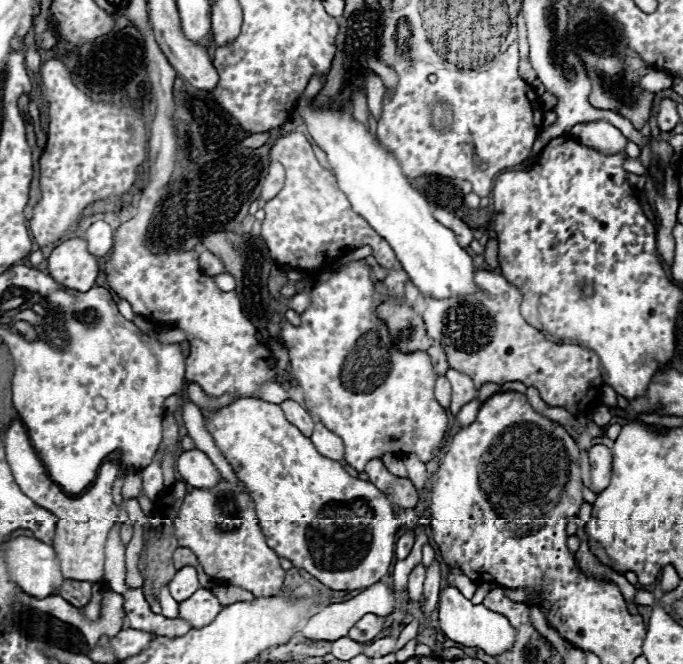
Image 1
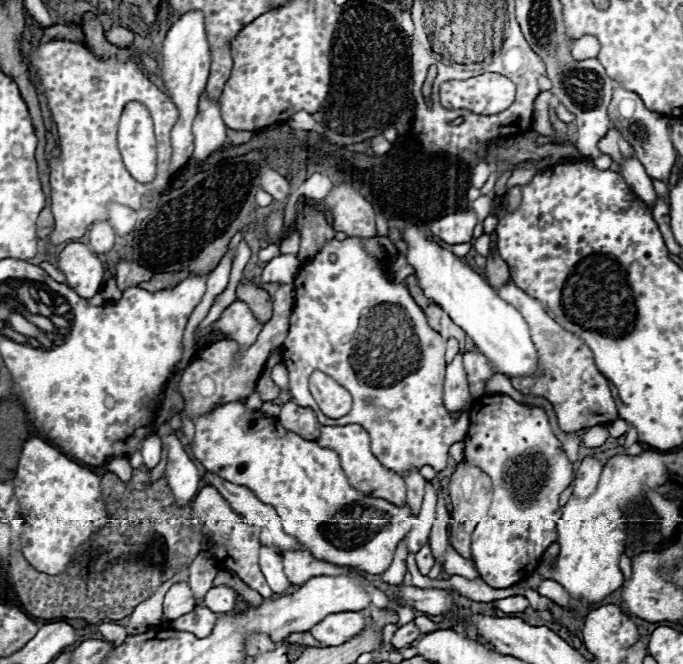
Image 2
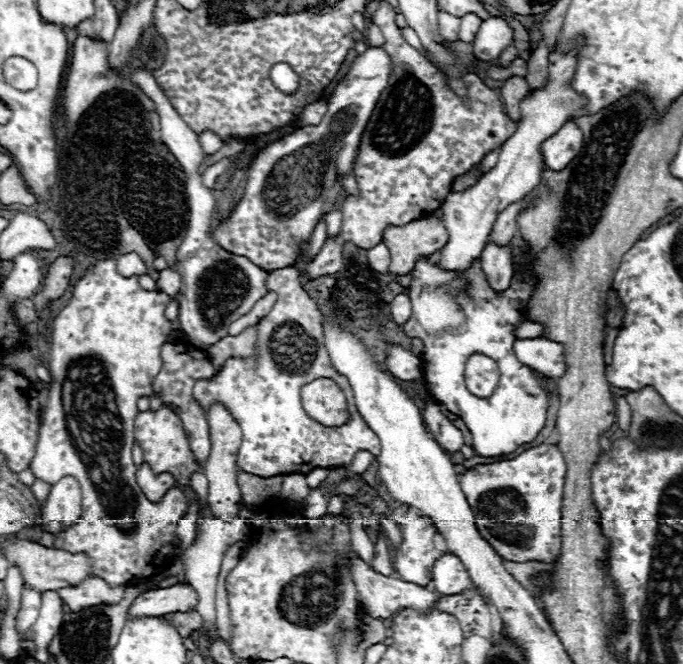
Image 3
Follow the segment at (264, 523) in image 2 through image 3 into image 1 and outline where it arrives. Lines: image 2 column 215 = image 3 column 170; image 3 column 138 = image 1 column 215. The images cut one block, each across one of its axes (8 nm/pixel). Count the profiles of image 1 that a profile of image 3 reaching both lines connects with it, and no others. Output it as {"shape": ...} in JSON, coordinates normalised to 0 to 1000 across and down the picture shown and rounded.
{"shape":[[[275,678],[261,690],[264,714],[272,729],[284,735],[313,735],[322,729],[322,711],[307,696],[307,690],[293,678]]]}

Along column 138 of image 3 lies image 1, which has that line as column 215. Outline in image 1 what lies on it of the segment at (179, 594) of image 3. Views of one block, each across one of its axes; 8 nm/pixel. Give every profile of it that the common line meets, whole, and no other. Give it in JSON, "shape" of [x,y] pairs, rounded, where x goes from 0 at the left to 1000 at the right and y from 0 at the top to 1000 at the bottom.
{"shape":[[[293,886],[287,889],[287,895],[281,895],[281,901],[264,907],[264,931],[275,934],[281,946],[302,943],[305,937],[310,937],[310,931],[316,931],[322,919],[325,910],[305,886]]]}

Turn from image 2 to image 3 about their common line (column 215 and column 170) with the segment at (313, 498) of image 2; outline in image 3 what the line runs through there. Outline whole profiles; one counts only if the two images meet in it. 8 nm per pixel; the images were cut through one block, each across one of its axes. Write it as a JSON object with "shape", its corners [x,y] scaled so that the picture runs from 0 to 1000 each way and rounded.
{"shape":[[[237,611],[228,620],[223,620],[223,617],[205,620],[202,630],[196,633],[196,657],[199,657],[199,666],[211,678],[211,693],[220,699],[220,705],[228,714],[231,711],[249,711],[258,720],[258,726],[264,732],[269,732],[269,729],[275,729],[275,720],[281,711],[296,708],[284,693],[284,684],[278,678],[278,669],[275,669],[269,648],[266,648],[264,630],[246,611]]]}

